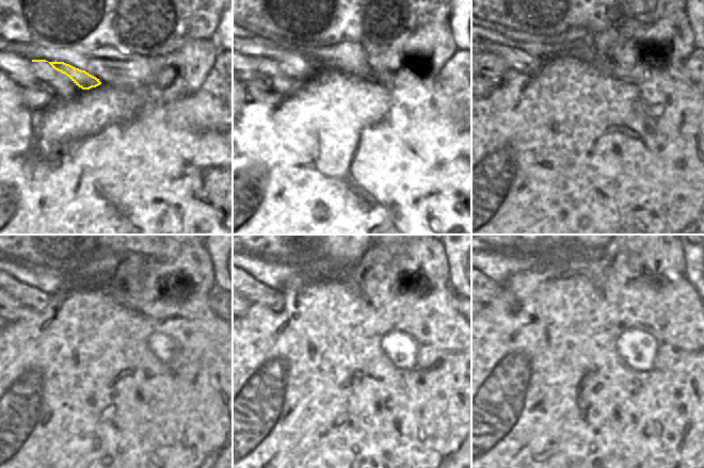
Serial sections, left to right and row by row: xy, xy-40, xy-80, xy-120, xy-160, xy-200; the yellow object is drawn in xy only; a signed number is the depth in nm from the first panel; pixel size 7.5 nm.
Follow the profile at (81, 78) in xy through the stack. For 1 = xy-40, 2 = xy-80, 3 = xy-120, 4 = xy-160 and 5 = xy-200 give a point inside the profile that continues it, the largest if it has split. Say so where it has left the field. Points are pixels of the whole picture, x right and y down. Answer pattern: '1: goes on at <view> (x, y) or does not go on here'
1: goes on at xy-40 (291, 63)
2: goes on at xy-80 (518, 61)
3: goes on at xy-120 (29, 296)
4: goes on at xy-160 (254, 291)
5: goes on at xy-200 (493, 288)

